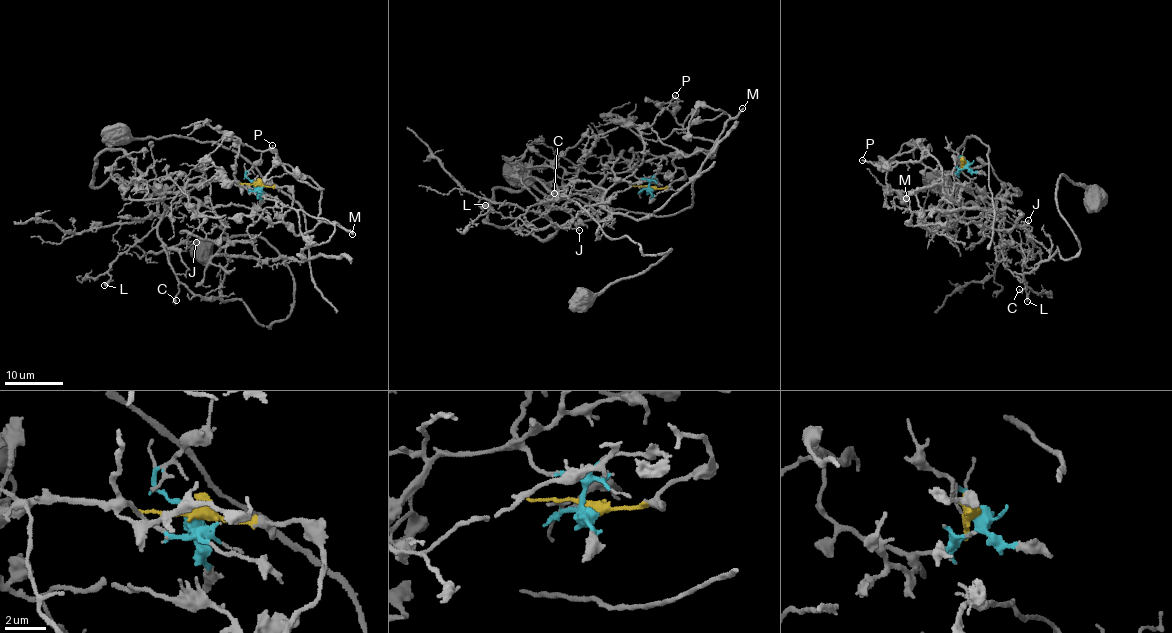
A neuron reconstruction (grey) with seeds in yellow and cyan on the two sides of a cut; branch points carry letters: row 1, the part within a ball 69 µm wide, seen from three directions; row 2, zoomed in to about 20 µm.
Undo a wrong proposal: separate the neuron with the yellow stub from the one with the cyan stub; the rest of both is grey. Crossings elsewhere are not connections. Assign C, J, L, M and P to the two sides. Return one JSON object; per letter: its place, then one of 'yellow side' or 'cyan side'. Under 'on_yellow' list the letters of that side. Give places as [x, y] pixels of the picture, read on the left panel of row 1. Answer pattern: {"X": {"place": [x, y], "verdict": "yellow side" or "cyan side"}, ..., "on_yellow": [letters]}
{"C": {"place": [176, 300], "verdict": "cyan side"}, "J": {"place": [196, 242], "verdict": "cyan side"}, "L": {"place": [104, 285], "verdict": "cyan side"}, "M": {"place": [352, 234], "verdict": "yellow side"}, "P": {"place": [272, 145], "verdict": "yellow side"}, "on_yellow": ["M", "P"]}

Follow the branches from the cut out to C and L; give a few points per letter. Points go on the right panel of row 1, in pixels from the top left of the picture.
C: (965, 162), (957, 175), (948, 174), (947, 196), (963, 216), (999, 222), (1003, 265), (1024, 284), (1018, 289)
L: (965, 162), (957, 175), (948, 174), (947, 196), (964, 217), (999, 222), (1000, 236), (1023, 260), (1027, 301)

